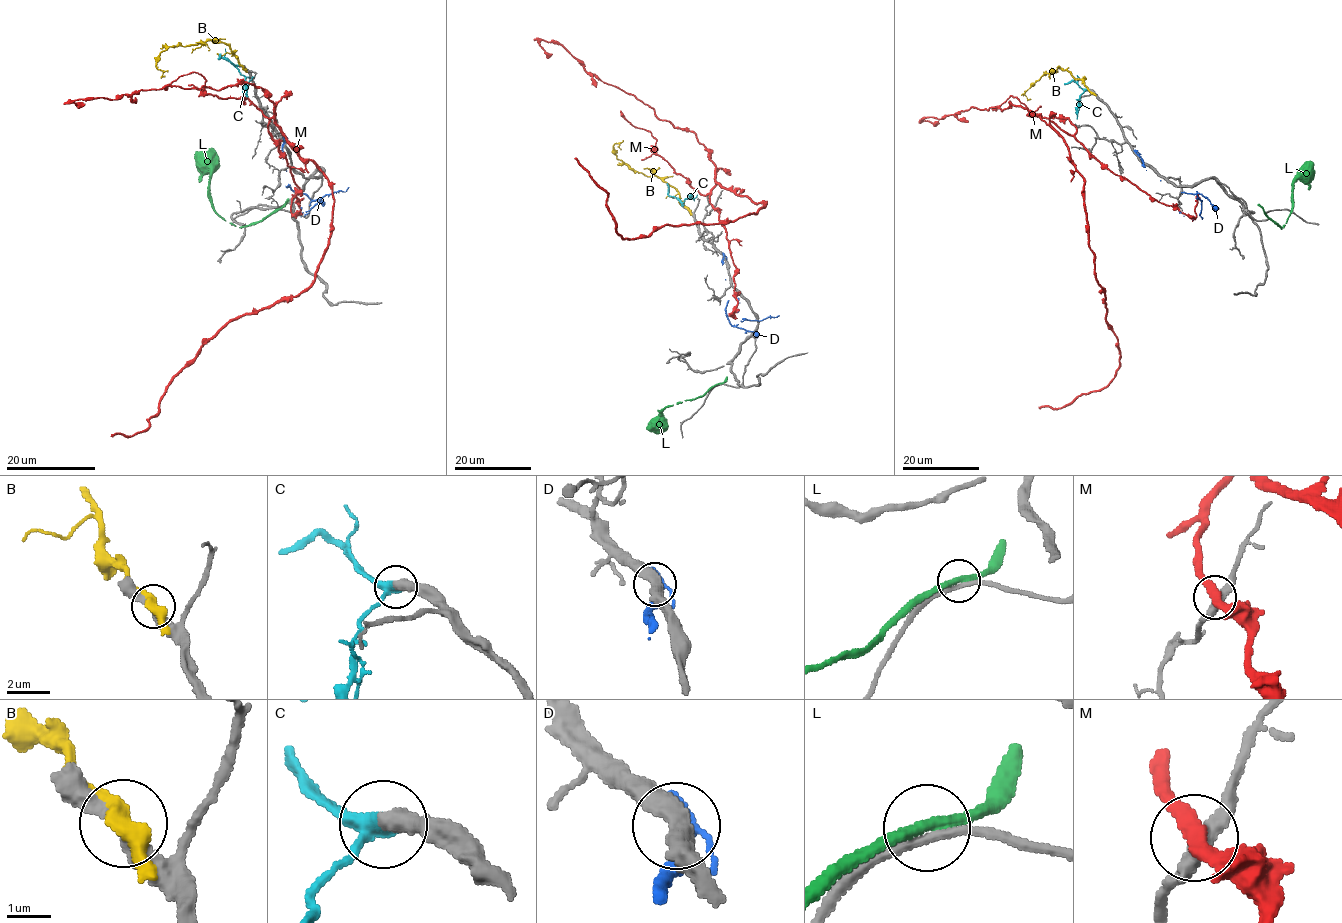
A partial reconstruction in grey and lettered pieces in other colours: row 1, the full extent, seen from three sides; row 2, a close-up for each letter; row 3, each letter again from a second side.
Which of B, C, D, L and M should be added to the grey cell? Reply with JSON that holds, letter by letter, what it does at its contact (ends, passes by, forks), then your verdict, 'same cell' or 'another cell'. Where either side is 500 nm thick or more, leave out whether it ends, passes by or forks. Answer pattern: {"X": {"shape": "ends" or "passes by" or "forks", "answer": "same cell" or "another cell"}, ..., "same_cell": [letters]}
{"B": {"shape": "passes by", "answer": "another cell"}, "C": {"answer": "same cell"}, "D": {"shape": "passes by", "answer": "another cell"}, "L": {"shape": "passes by", "answer": "another cell"}, "M": {"shape": "passes by", "answer": "another cell"}, "same_cell": ["C"]}

